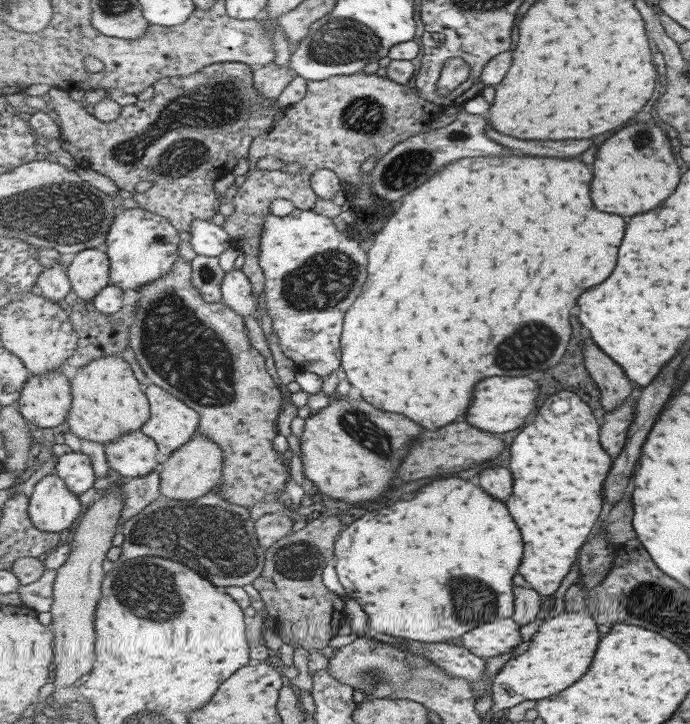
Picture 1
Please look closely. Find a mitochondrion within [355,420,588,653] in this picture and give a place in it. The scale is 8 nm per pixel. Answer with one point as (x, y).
(473, 601)

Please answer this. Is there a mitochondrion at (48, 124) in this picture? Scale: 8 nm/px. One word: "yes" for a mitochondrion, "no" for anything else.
no

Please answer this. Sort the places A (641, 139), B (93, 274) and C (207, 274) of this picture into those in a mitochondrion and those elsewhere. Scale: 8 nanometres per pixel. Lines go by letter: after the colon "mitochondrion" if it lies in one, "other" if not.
A: mitochondrion
B: other
C: mitochondrion

